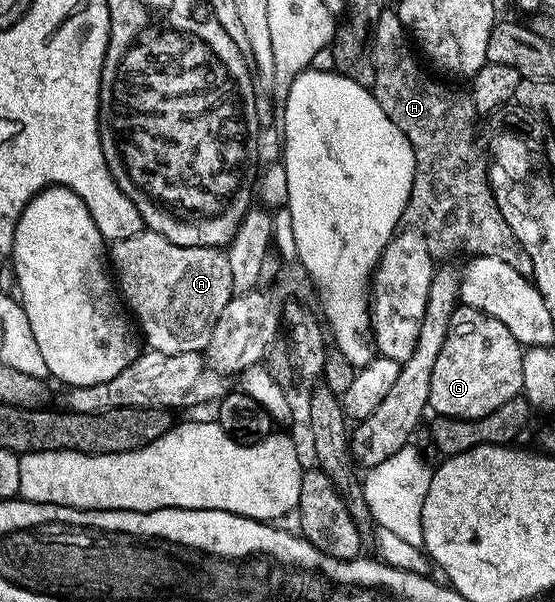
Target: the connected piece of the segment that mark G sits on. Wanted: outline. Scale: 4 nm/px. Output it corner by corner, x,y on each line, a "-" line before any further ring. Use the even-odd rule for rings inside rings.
471,306
455,310
444,348
432,368
429,409
443,418
483,418
519,397
524,347
500,320

